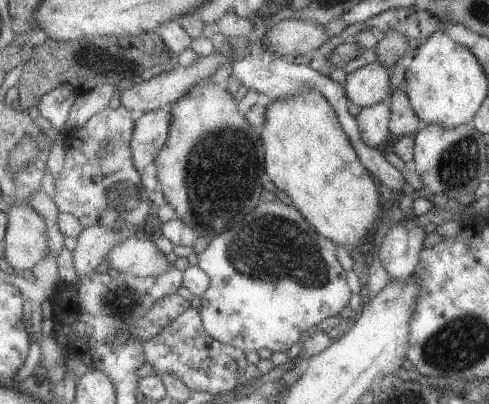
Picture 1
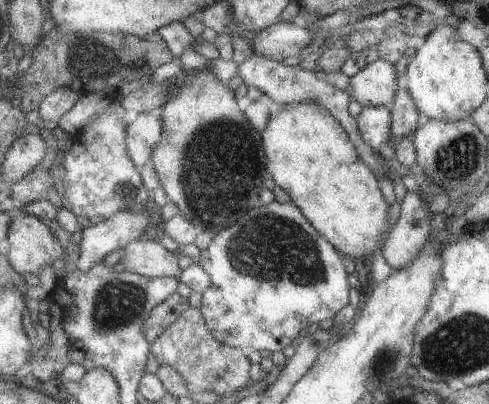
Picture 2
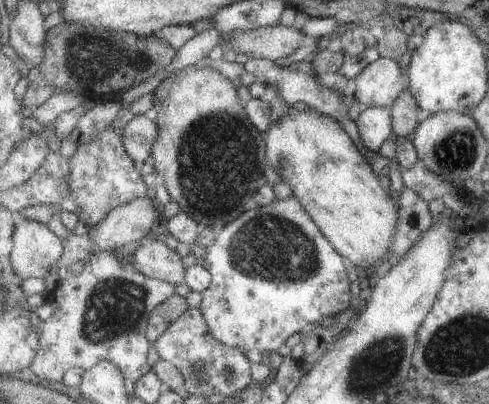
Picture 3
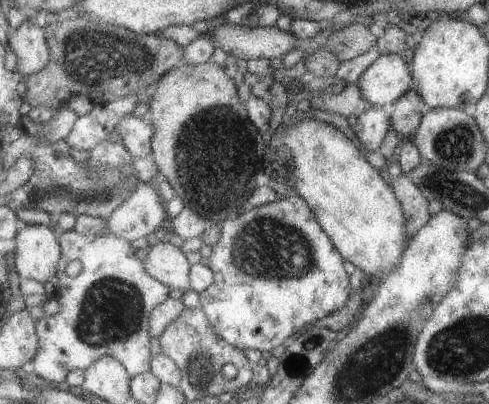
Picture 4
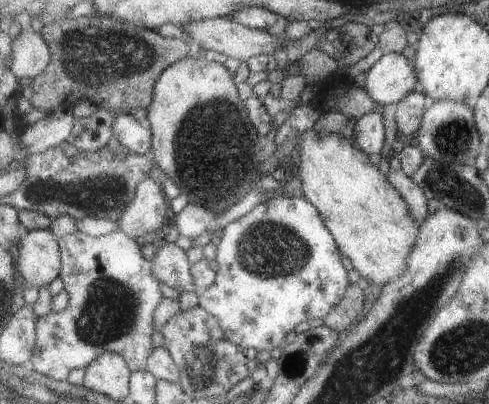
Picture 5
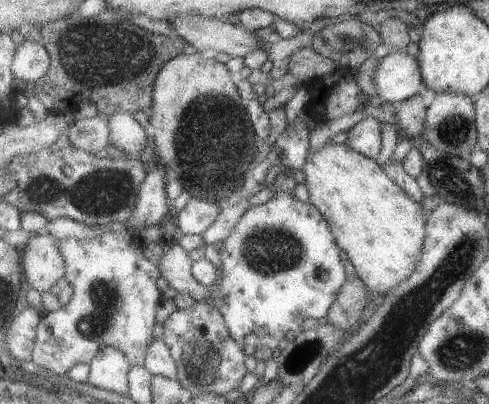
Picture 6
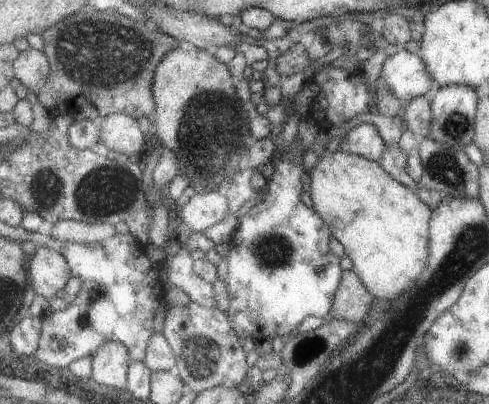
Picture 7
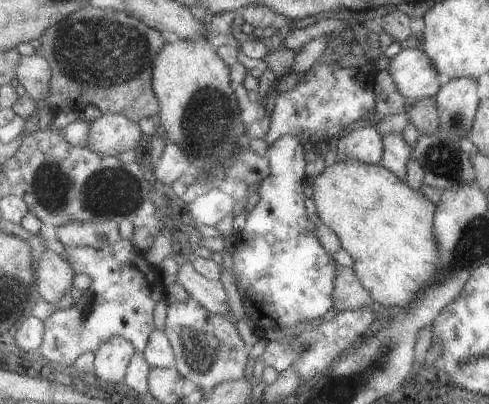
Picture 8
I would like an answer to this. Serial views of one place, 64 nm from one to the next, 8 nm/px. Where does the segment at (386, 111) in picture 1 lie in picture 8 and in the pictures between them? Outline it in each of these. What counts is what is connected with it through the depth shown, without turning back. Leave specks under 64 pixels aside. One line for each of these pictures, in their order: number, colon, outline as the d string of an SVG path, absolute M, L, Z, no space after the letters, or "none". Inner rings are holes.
2: M391 106L363 108L359 114L359 128L369 146L381 150L385 144L395 142L393 138L393 110Z
3: M363 108L357 126L361 132L361 140L367 150L379 154L379 148L385 140L391 140L393 130L393 110L391 108Z
4: M371 108L363 116L357 118L357 124L353 126L353 132L357 134L359 142L373 152L379 152L389 128L393 126L391 118L383 108Z
5: M381 110L371 112L367 116L363 116L361 120L357 120L355 128L353 128L353 142L357 148L361 148L363 152L371 154L381 154L383 142L385 142L385 124L383 124L383 116Z
6: M363 116L361 122L349 132L349 140L345 144L359 154L379 160L383 152L383 124L377 118Z
7: M361 120L357 124L357 128L351 130L343 138L341 150L363 156L363 158L373 160L373 162L381 162L381 158L387 152L387 144L385 144L385 140L379 134L379 128L375 124L369 124L369 122Z
8: M359 124L355 132L335 142L337 146L337 160L343 162L347 158L359 160L365 164L381 164L385 154L383 132L375 124Z

